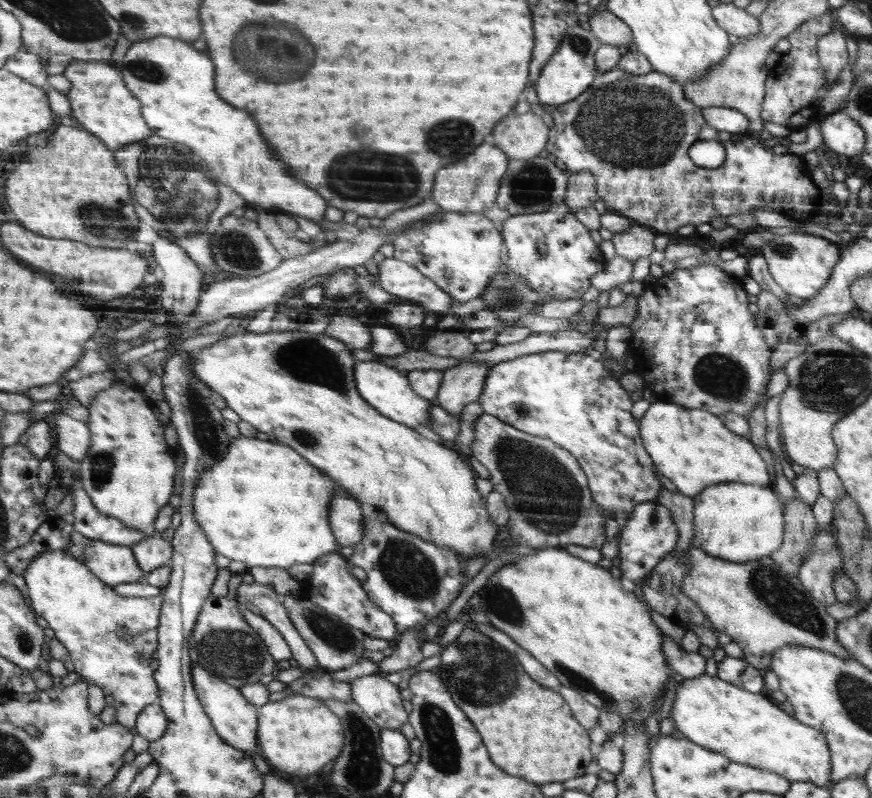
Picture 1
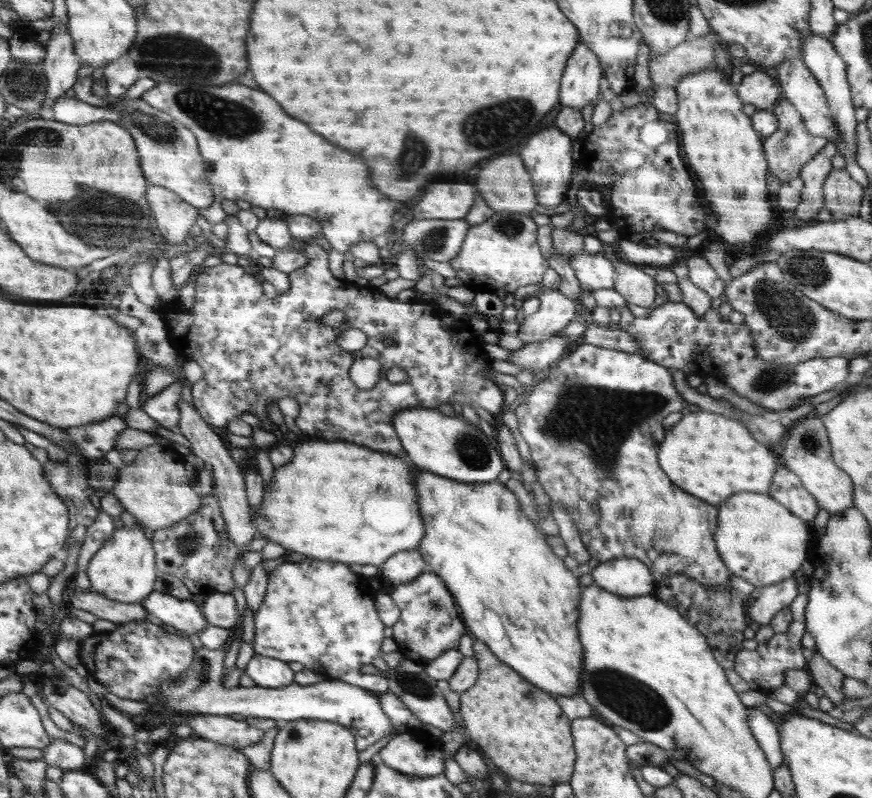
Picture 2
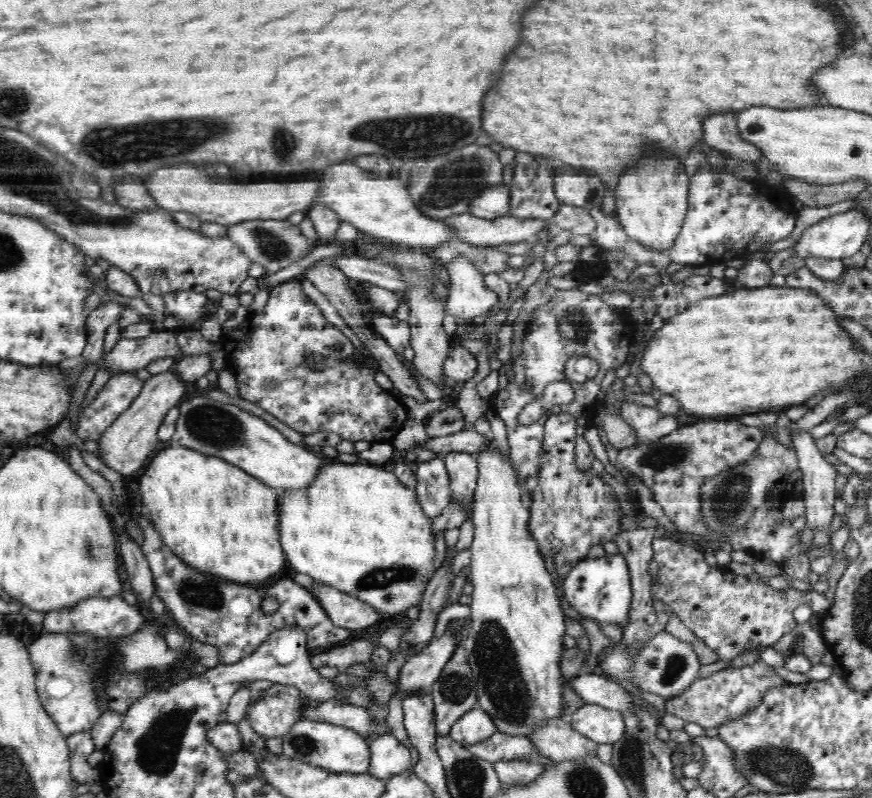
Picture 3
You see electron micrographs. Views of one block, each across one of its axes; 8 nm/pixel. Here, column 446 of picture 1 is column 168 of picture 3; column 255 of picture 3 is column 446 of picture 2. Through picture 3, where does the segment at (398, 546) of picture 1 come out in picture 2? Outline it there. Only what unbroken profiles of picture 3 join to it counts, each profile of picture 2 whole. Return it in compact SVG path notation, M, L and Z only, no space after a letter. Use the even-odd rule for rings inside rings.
M424 570L413 581L393 584L392 589L387 589L394 604L400 608L399 621L392 627L397 650L405 659L422 666L434 661L440 654L458 648L458 640L466 634L446 583L440 575Z

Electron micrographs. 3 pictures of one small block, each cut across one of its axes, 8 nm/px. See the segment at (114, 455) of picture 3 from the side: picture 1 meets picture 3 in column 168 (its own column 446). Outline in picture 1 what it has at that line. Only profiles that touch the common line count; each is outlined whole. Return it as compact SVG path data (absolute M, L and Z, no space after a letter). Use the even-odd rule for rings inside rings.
M460 361L443 372L442 388L434 398L434 404L441 406L451 415L460 415L470 402L479 400L491 370L488 363Z

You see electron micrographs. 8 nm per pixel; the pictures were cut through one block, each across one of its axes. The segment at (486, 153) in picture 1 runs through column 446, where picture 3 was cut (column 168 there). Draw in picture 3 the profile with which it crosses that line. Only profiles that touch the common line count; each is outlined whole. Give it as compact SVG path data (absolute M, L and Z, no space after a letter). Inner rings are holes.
M176 165L162 168L141 179L144 186L154 195L160 208L170 212L190 212L200 218L202 223L218 223L232 226L248 220L288 220L299 211L307 212L312 207L317 194L317 177L301 178L296 182L264 181L257 183L222 182L210 180L205 171L196 166Z

